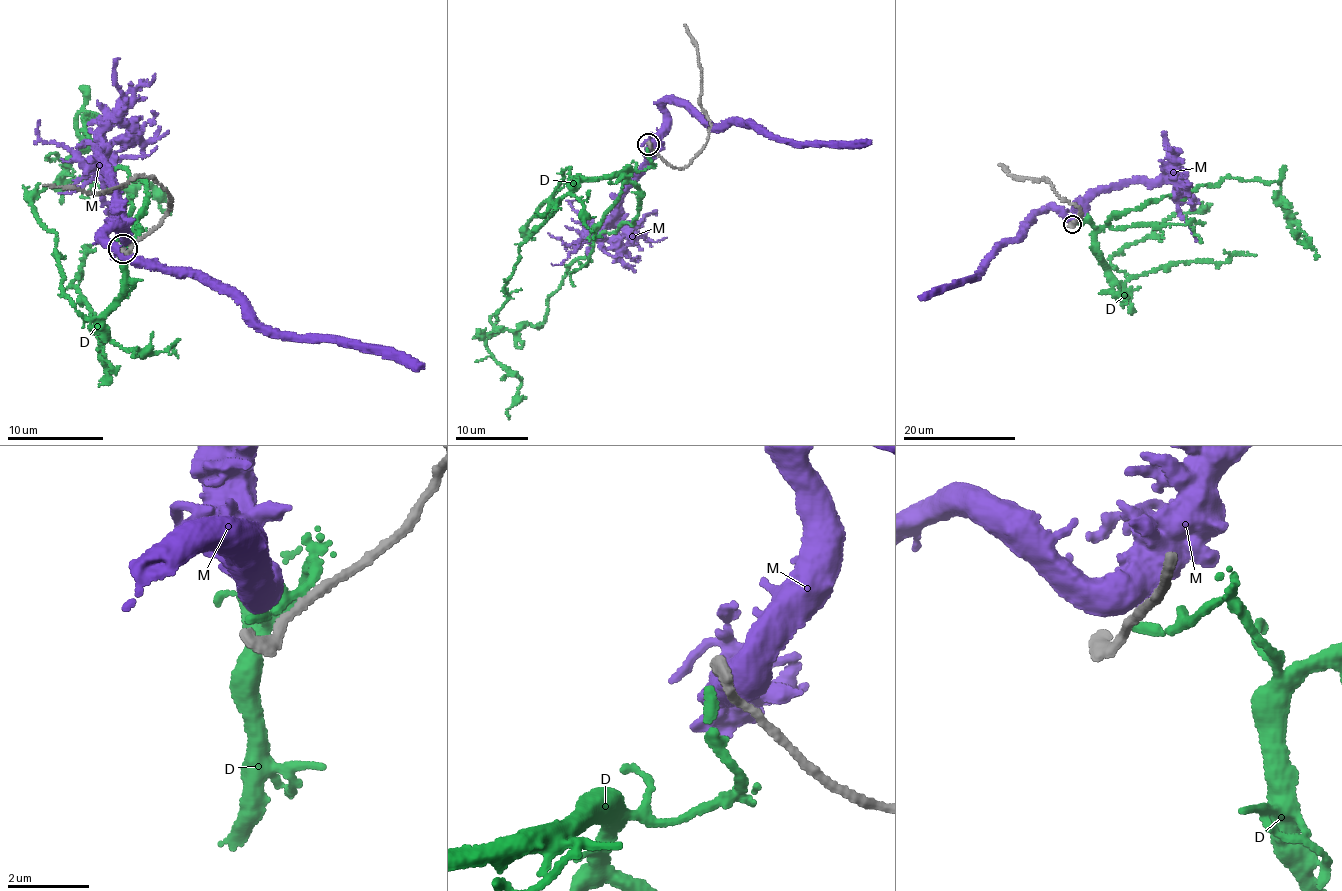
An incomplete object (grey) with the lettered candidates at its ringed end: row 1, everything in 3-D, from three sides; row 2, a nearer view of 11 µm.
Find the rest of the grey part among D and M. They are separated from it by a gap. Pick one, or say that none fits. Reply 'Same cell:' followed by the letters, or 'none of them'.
Same cell: D

